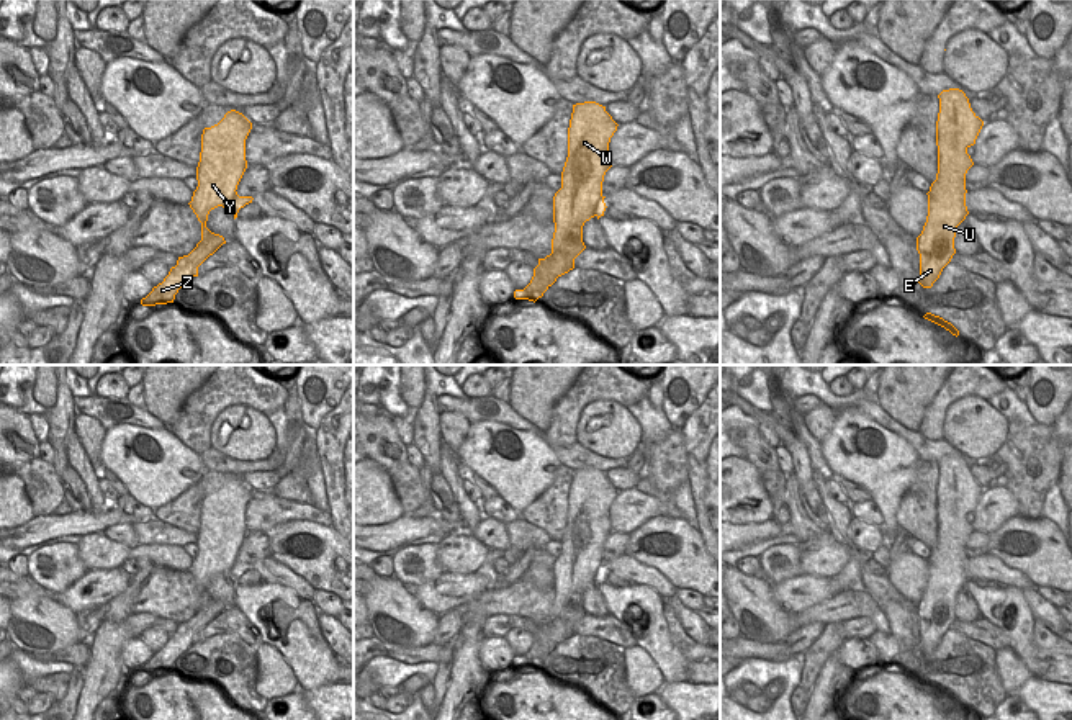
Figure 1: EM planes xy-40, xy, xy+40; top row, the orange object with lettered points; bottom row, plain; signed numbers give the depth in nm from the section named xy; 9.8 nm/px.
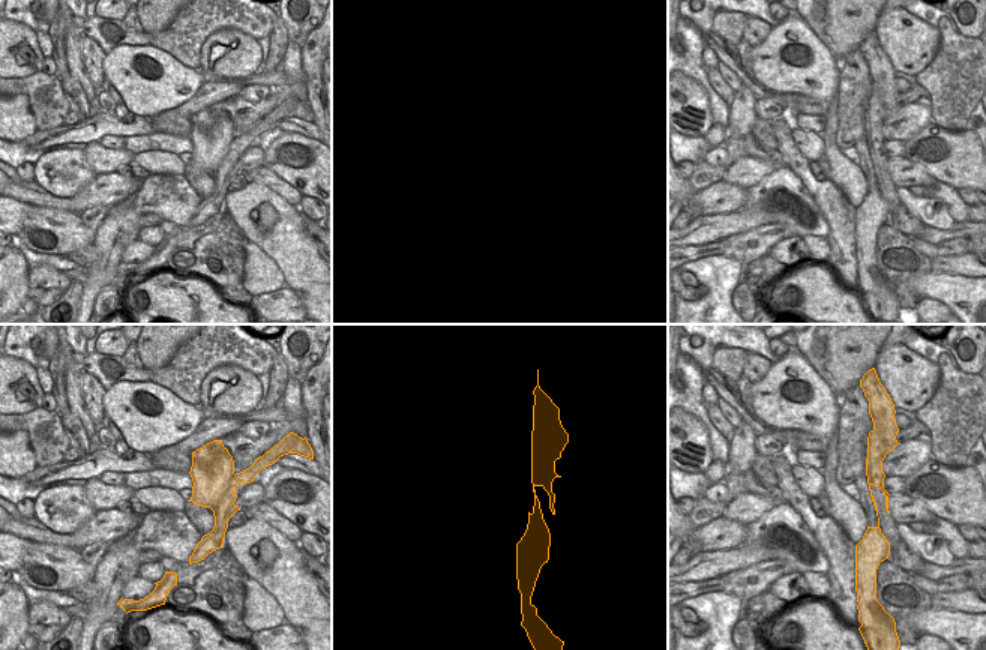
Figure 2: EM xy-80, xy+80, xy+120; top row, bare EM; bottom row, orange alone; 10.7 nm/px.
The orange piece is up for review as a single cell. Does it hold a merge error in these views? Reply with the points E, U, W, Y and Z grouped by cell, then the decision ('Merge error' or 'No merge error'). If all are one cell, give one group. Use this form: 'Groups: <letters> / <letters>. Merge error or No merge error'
Groups: E U W Y / Z. Merge error

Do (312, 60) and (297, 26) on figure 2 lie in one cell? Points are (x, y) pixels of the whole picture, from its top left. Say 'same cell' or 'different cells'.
different cells

